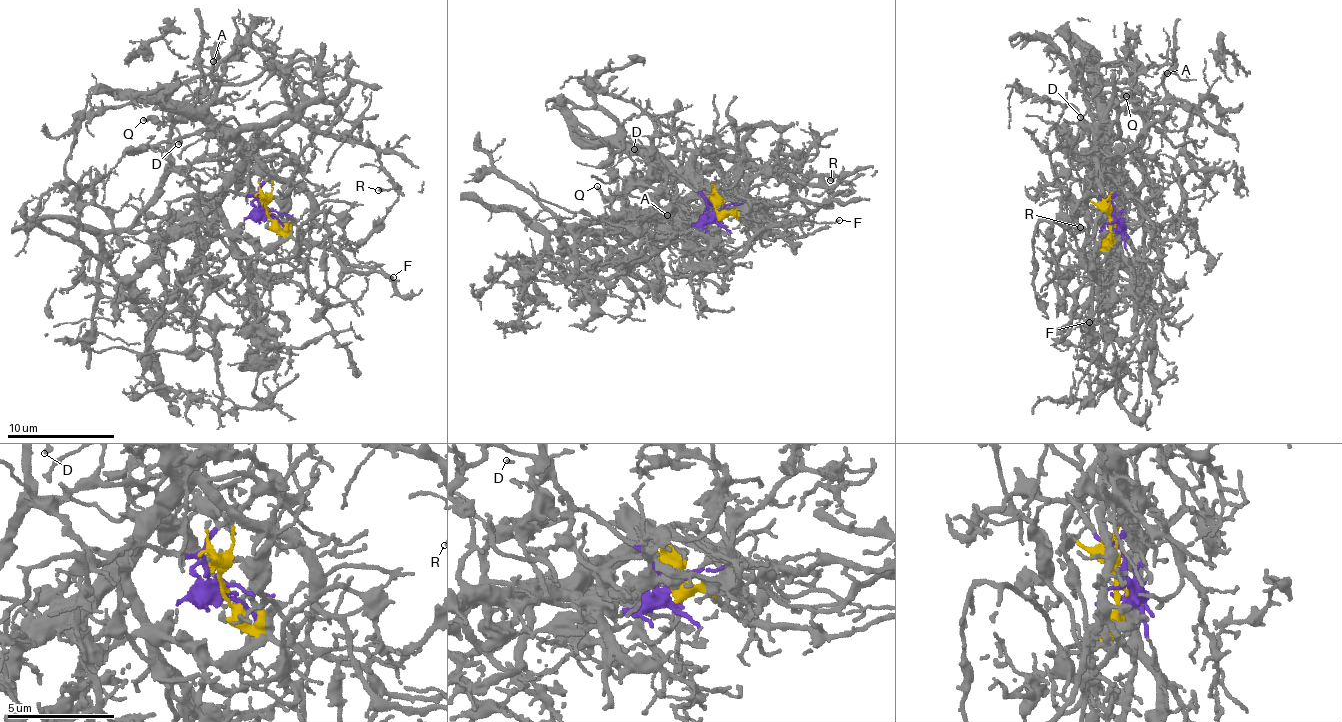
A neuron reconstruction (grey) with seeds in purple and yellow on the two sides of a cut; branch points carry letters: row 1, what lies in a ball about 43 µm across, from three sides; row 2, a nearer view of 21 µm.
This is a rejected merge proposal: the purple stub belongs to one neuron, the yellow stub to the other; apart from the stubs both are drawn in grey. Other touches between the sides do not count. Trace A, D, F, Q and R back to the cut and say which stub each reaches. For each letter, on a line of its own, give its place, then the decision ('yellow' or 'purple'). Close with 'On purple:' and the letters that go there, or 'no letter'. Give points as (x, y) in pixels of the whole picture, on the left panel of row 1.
A: place (213, 61); yellow
D: place (178, 144); yellow
F: place (393, 277); yellow
Q: place (143, 120); purple
R: place (378, 190); yellow
On purple: Q

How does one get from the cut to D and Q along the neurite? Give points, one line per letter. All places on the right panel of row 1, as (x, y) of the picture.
D: (1112, 221), (1109, 188), (1101, 179), (1103, 107), (1096, 90), (1097, 82), (1096, 98), (1080, 117)
Q: (1112, 221), (1107, 201), (1086, 177), (1094, 175), (1115, 149), (1137, 151), (1145, 127), (1138, 104), (1125, 95)

